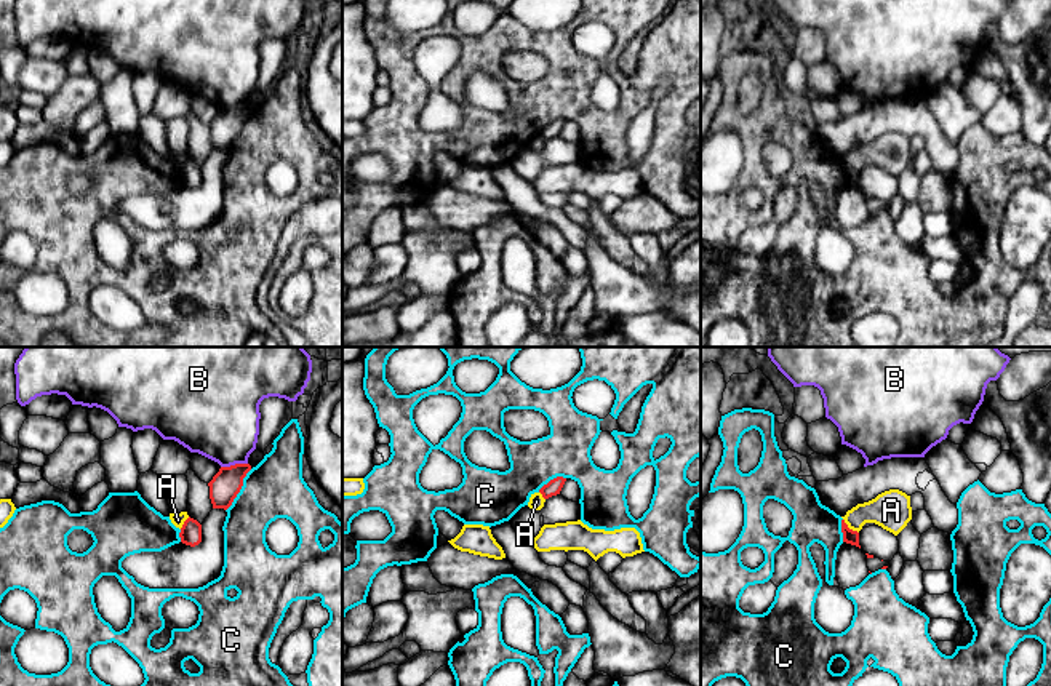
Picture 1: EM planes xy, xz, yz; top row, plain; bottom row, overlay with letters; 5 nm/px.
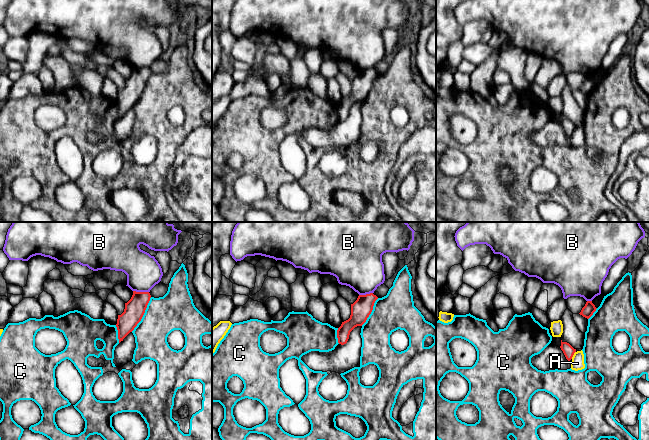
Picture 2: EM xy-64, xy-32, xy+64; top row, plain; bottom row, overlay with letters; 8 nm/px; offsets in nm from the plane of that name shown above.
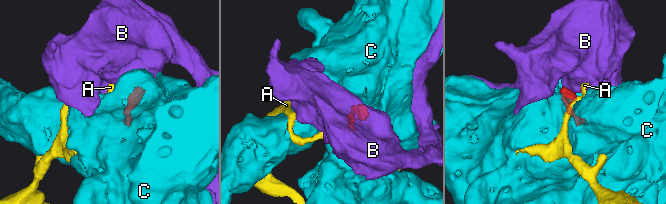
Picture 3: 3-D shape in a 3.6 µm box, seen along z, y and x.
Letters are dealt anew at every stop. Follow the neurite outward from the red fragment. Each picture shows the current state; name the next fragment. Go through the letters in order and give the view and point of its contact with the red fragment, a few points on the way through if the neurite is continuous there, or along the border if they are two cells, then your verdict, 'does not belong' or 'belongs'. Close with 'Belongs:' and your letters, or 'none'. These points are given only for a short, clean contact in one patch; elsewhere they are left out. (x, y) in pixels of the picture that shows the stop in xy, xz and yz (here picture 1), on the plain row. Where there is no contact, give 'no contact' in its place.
A: yz (848, 170) | along yz (843, 160), (858, 175) | does not belong
B: xy (234, 107) | along xy (247, 104), (221, 109) | does not belong
C: xy (240, 130) | does not belong
Belongs: none

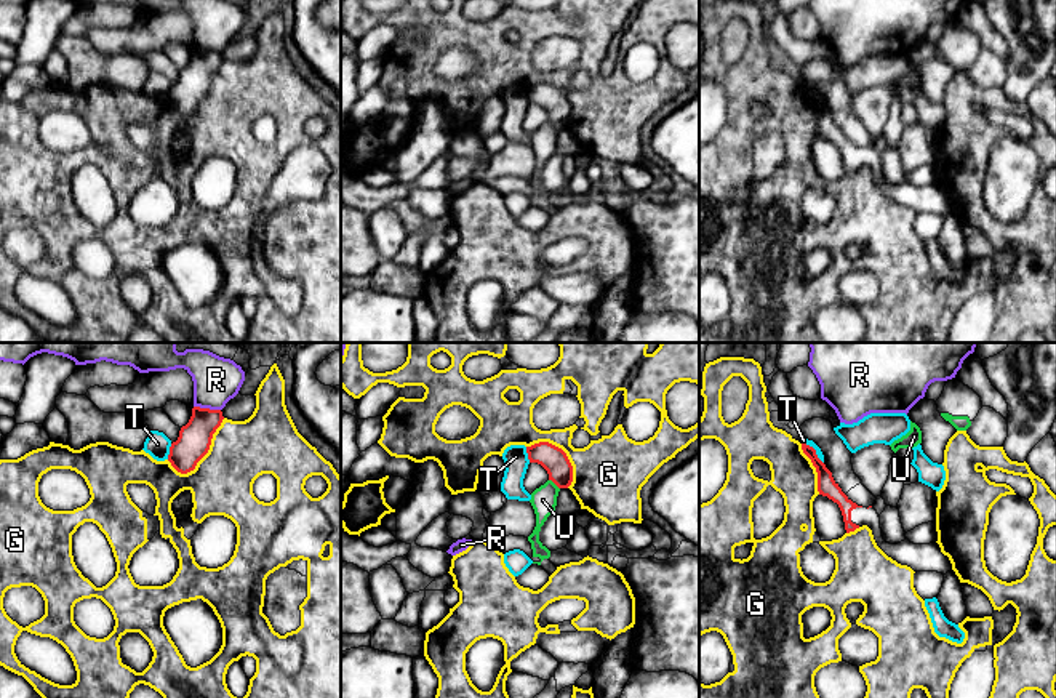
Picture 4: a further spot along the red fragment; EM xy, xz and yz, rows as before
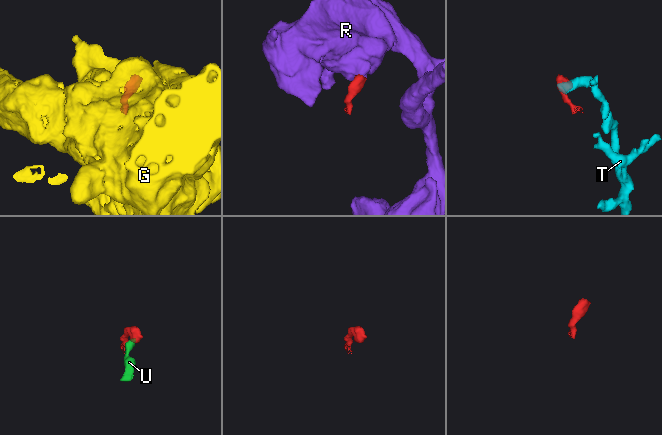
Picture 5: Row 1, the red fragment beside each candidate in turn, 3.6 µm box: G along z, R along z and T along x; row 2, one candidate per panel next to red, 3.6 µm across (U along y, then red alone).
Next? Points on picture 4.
G: xy (205, 95) | does not belong
R: xy (207, 50) | along xy (194, 47), (220, 52) | does not belong
T: yz (815, 92) | along yz (802, 84), (808, 85), (823, 104) | does not belong
U: xz (554, 124) | along xz (549, 120), (559, 130) | does not belong
Belongs: none

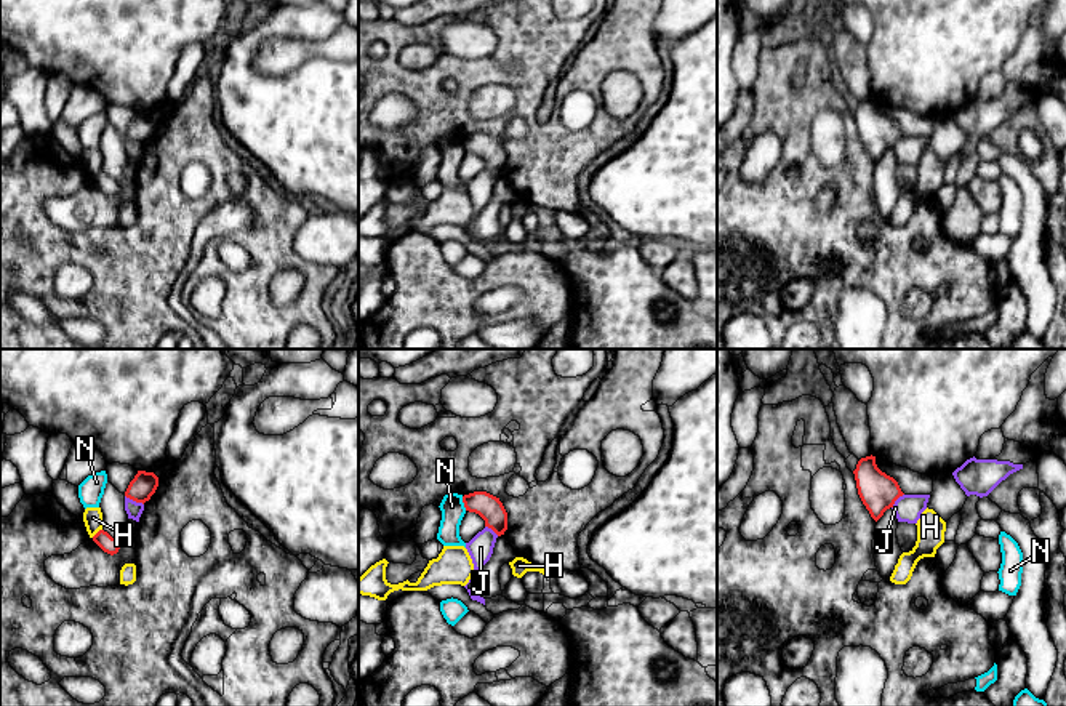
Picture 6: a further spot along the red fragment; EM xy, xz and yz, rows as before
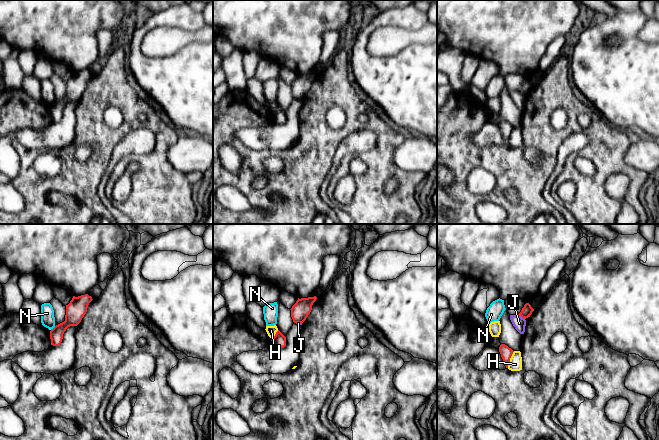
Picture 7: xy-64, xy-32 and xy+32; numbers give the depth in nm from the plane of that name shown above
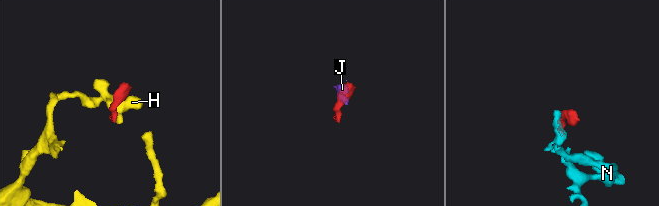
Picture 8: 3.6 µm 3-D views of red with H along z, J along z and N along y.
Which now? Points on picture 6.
H: xy (98, 173) | along xy (101, 170), (92, 178) | does not belong
J: xy (135, 141) | along xy (125, 136), (143, 146) | does not belong
N: xz (463, 143) | along xz (461, 138), (466, 151) | does not belong
Belongs: none

